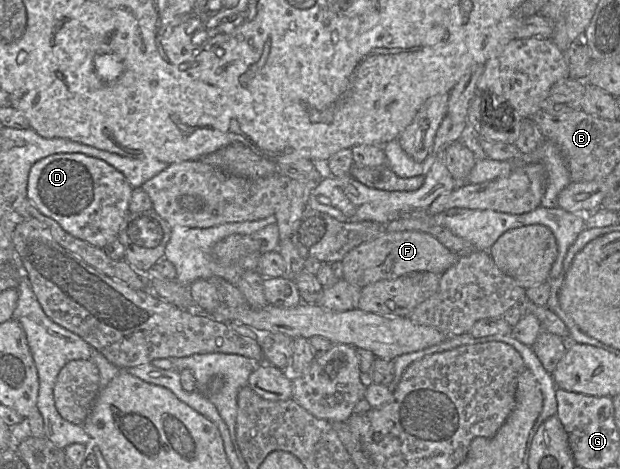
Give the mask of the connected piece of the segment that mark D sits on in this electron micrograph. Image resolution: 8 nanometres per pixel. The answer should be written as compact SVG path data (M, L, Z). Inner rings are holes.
M54 153L35 162L30 168L27 198L38 211L56 221L66 232L95 247L103 248L118 239L119 231L129 213L133 188L125 176L101 159L82 153Z

